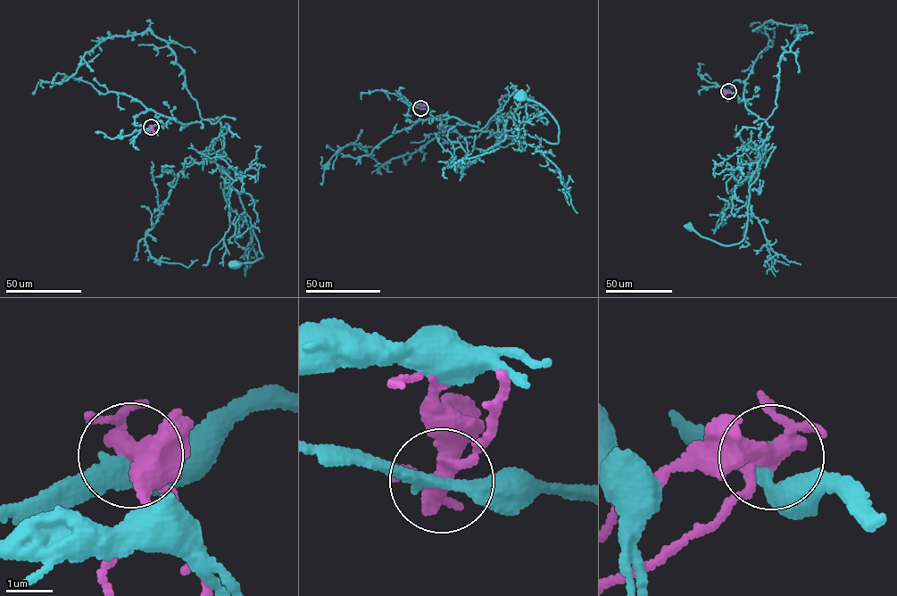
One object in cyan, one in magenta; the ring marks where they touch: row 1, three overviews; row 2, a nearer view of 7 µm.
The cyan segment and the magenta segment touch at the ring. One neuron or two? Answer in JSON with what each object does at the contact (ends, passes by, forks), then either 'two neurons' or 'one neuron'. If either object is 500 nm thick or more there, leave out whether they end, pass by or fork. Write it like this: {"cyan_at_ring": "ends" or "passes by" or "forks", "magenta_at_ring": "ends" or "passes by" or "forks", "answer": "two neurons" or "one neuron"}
{"cyan_at_ring": "passes by", "magenta_at_ring": "forks", "answer": "two neurons"}

